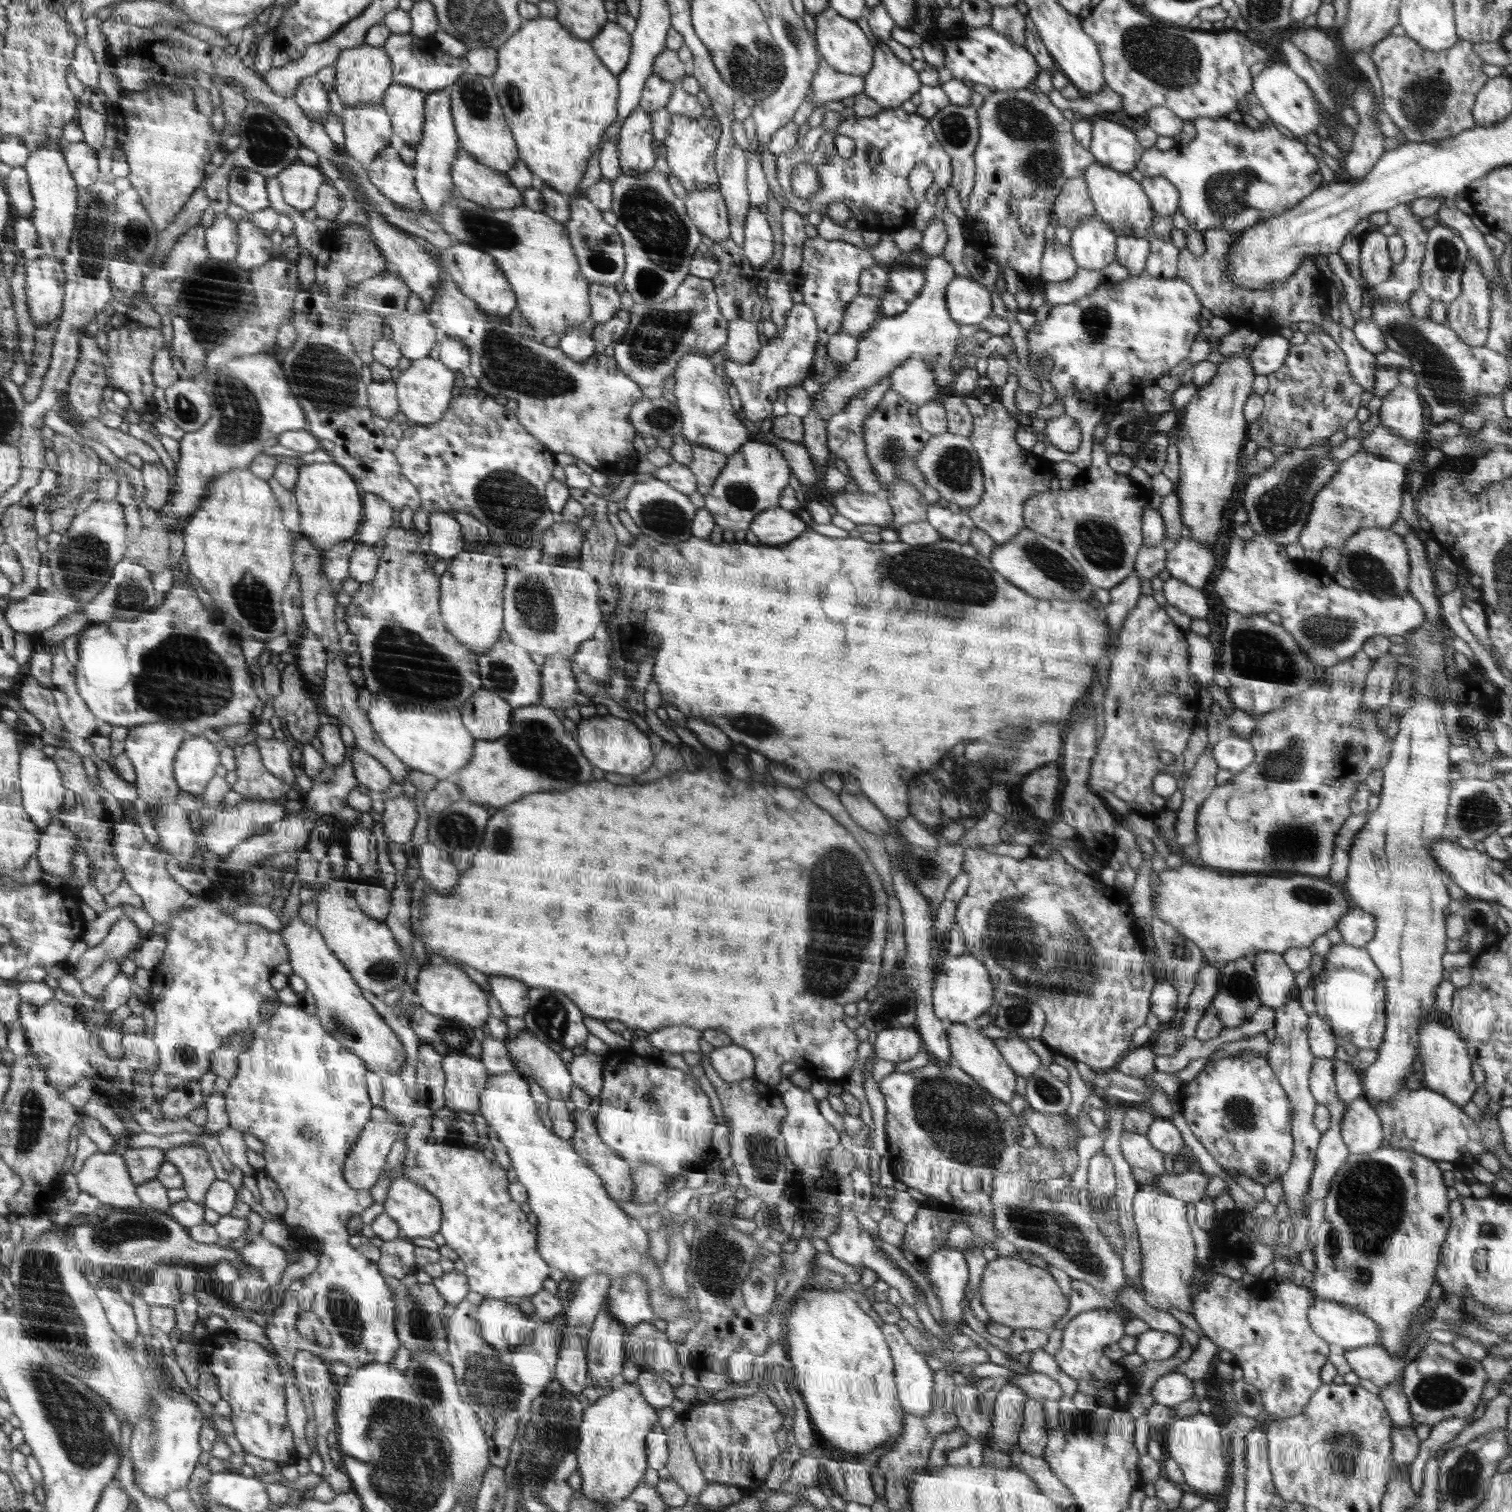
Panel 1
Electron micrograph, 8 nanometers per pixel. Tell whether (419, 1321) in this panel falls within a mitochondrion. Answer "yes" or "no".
yes

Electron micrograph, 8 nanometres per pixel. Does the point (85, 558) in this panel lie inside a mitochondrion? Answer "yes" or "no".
yes

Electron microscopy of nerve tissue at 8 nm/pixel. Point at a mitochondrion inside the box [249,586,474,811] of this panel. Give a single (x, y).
(404, 660)

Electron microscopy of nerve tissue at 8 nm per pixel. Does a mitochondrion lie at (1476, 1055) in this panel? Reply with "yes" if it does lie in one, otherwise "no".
no

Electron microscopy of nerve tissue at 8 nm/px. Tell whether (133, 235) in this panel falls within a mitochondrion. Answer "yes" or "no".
yes

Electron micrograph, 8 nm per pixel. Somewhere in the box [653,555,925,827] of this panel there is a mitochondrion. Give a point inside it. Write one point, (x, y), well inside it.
(755, 725)

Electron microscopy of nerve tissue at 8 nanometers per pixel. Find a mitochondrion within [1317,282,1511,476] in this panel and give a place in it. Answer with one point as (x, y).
(1444, 382)

